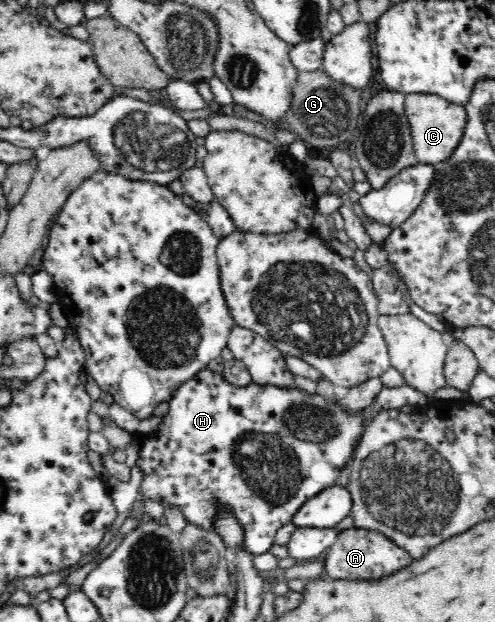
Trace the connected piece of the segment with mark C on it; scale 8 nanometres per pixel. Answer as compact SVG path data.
M414 93L406 96L404 110L411 126L412 147L418 163L434 166L451 158L461 142L467 125L467 112L464 106L445 101L437 94Z

